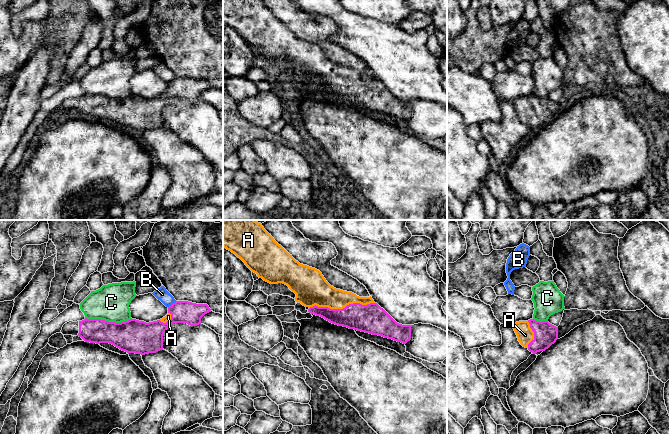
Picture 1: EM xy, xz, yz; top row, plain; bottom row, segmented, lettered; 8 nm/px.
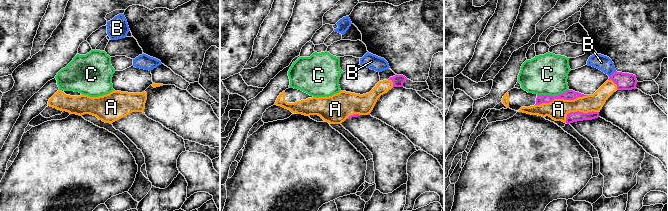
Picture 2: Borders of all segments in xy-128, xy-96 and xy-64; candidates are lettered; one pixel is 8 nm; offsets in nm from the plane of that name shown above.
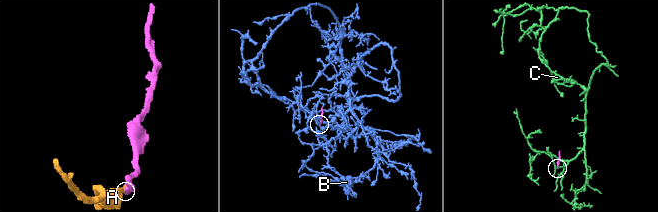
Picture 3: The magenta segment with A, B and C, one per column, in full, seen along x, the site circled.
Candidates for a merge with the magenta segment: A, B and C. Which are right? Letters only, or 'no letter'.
A

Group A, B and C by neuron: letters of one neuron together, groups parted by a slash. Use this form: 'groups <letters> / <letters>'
groups A / B / C

